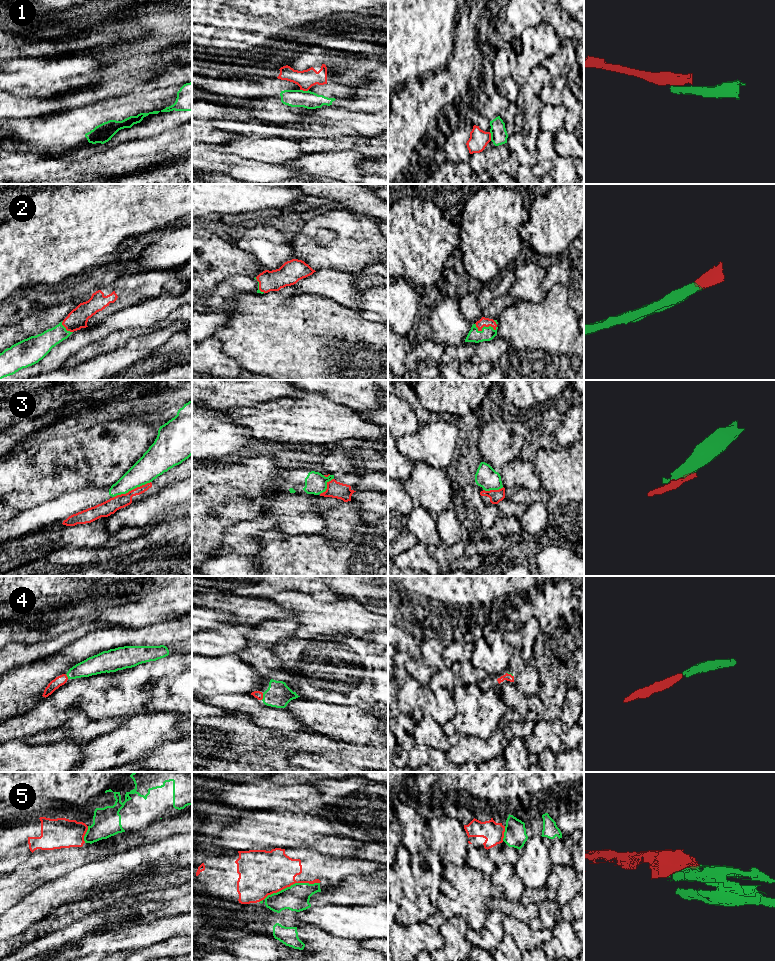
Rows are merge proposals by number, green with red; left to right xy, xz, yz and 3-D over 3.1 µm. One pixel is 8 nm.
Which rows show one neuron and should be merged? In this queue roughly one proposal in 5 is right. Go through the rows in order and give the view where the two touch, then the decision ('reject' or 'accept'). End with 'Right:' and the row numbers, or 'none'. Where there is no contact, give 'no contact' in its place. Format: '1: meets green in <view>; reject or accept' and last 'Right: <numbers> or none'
1: meets green in xz; reject
2: meets green in yz; accept
3: meets green in xy; reject
4: meets green in xz; accept
5: meets green in xz; reject
Right: 2, 4

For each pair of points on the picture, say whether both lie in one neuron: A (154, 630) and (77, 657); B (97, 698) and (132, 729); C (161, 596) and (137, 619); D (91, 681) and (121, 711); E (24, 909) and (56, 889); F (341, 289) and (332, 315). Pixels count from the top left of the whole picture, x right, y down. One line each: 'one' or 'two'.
A: one
B: two
C: one
D: two
E: one
F: two

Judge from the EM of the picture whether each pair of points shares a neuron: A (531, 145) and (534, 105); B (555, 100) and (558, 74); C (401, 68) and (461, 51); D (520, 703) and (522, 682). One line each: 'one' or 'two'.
A: one
B: one
C: two
D: two

